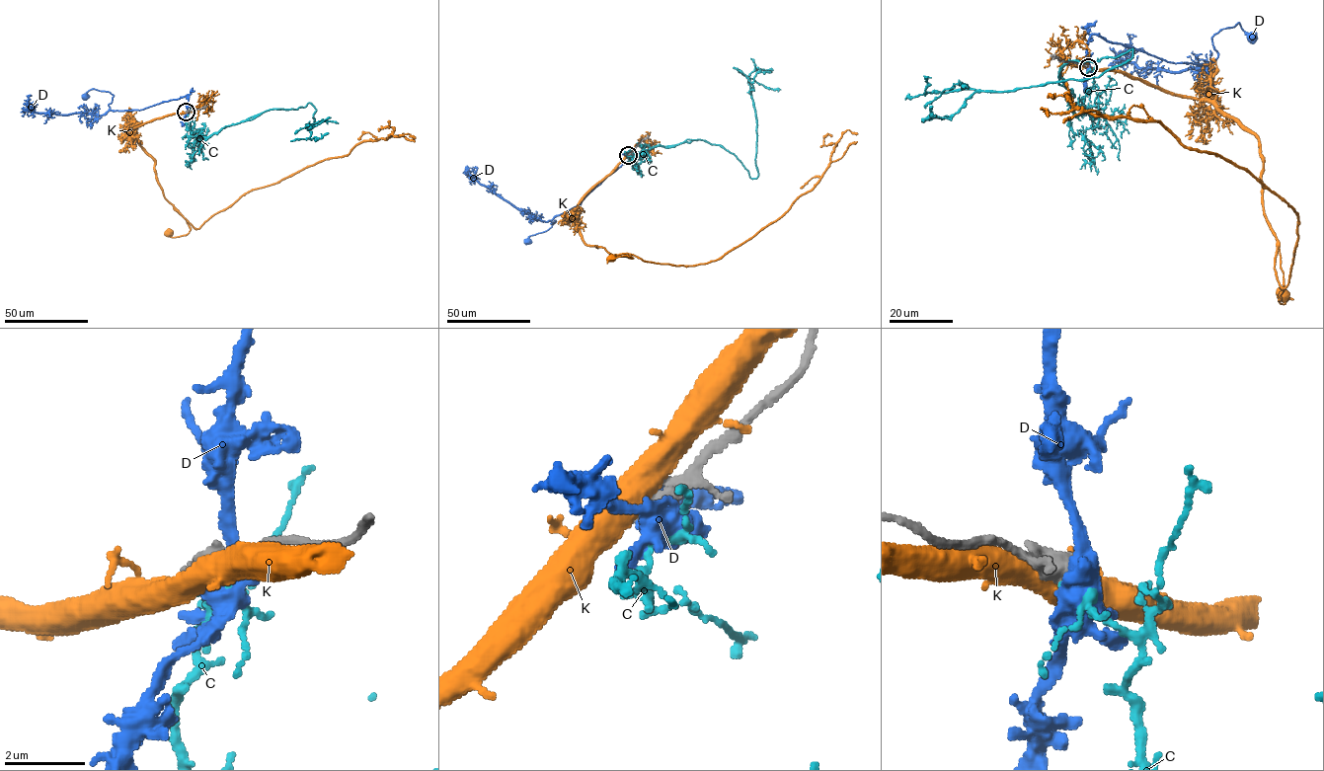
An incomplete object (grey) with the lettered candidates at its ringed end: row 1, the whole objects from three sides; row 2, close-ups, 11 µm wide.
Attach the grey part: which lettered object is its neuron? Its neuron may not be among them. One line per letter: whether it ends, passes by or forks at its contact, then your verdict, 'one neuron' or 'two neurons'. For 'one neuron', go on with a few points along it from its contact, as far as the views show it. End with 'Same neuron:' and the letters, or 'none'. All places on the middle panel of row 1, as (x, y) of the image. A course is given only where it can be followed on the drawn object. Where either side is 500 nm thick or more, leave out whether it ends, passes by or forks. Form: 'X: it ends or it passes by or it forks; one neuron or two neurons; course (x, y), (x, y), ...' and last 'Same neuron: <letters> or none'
C: two neurons
D: two neurons
K: two neurons
Same neuron: none

